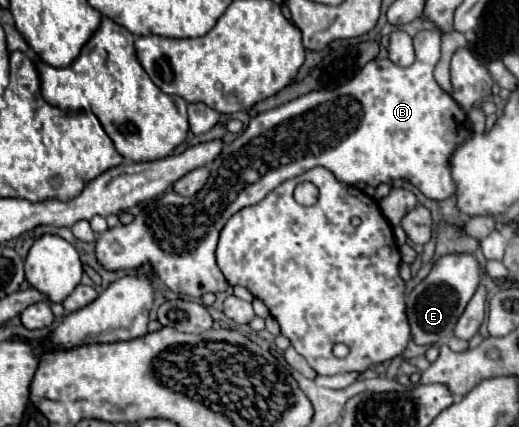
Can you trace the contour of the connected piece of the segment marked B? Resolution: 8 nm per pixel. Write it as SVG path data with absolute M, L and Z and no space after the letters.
M437 27L431 31L419 31L415 35L415 63L409 67L393 65L389 59L373 59L351 81L333 91L311 91L285 105L259 113L231 145L221 149L217 159L209 165L211 177L207 185L195 197L189 199L175 191L167 191L163 197L149 203L131 225L113 227L101 233L95 241L99 263L109 271L151 265L169 289L189 297L201 297L209 291L225 291L229 283L215 263L215 247L223 225L243 207L259 203L283 181L319 165L327 167L339 181L349 185L365 183L377 187L379 183L391 183L393 179L407 179L429 199L443 201L453 197L455 181L451 177L449 161L453 151L473 135L473 129L467 113L433 79L435 65L441 57L441 35L441 29Z

